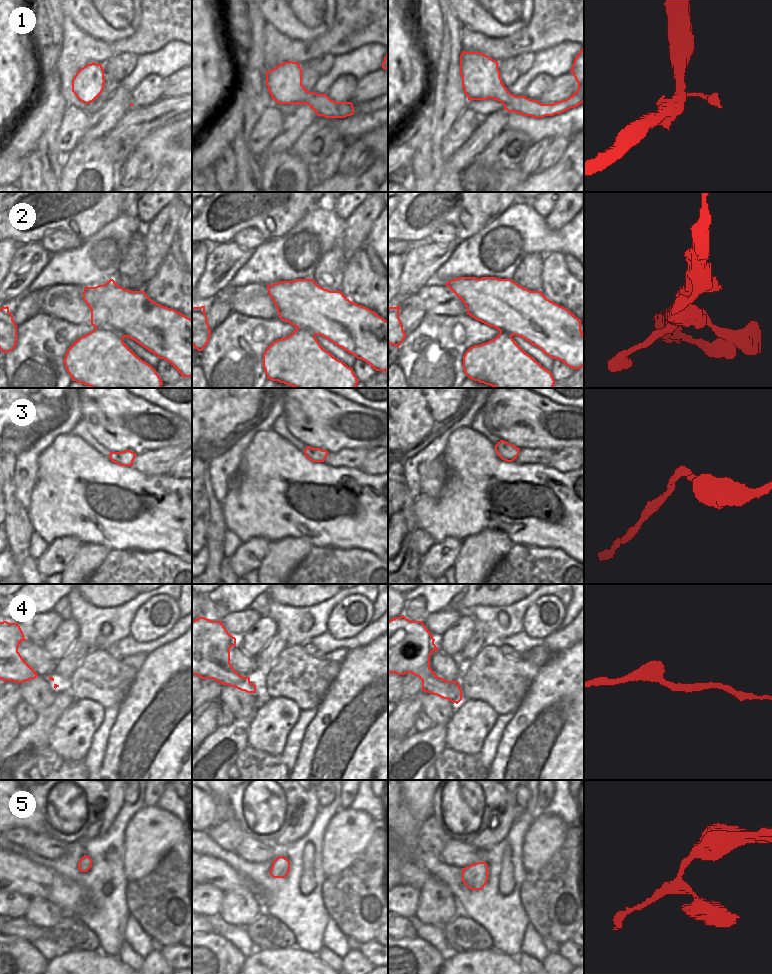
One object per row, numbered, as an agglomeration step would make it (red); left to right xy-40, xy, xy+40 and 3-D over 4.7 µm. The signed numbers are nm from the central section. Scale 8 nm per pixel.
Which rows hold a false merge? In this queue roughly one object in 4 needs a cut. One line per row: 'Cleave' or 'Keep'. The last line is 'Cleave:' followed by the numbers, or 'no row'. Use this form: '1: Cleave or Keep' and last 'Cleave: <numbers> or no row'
1: Keep
2: Keep
3: Keep
4: Keep
5: Keep
Cleave: no row

